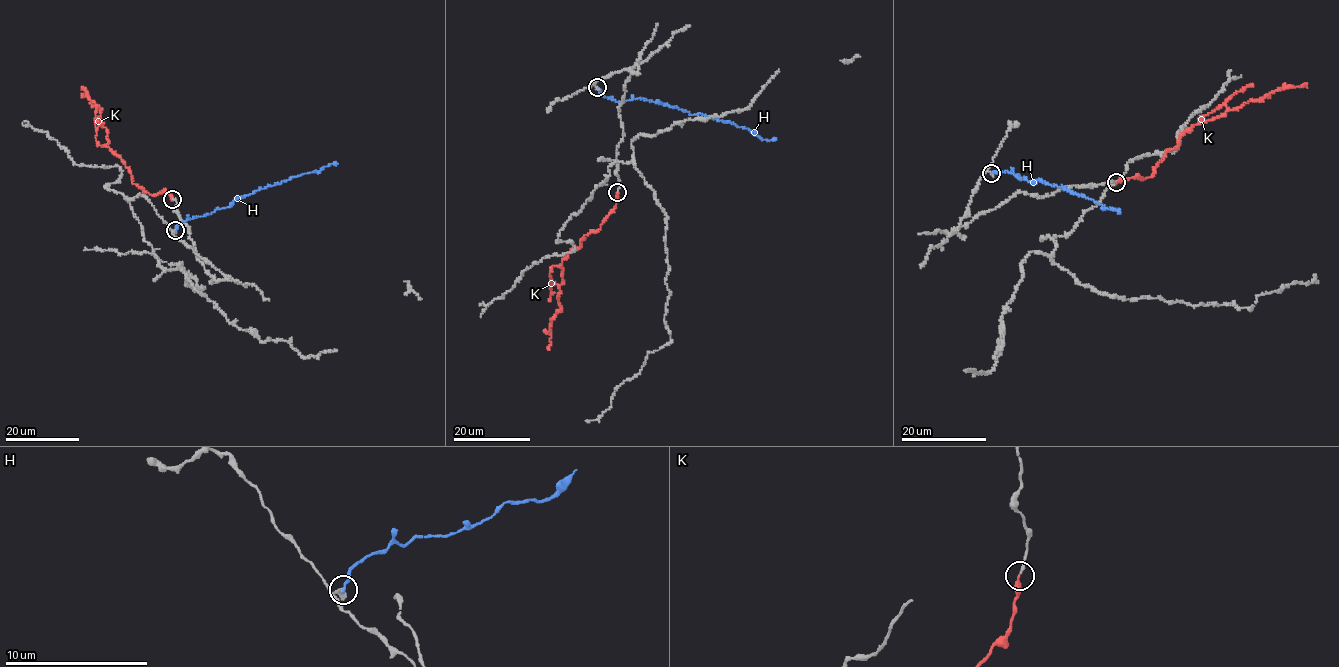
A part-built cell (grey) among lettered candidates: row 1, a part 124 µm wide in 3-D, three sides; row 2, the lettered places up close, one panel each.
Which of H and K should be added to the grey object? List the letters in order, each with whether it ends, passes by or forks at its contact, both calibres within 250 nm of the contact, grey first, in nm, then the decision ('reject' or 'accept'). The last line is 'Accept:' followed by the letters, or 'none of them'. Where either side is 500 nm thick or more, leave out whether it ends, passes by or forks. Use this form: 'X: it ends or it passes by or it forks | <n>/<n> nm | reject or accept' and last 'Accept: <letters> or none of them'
H: it ends | 400/170 nm | reject
K: it ends | 160/280 nm | accept
Accept: K

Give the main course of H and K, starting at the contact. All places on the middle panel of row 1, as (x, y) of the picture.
H: (598, 87), (599, 93), (620, 102), (636, 98), (666, 103), (690, 114), (733, 122), (761, 138), (775, 138)
K: (617, 193), (600, 227), (580, 239), (580, 246), (561, 262), (561, 308), (550, 323), (549, 350)

